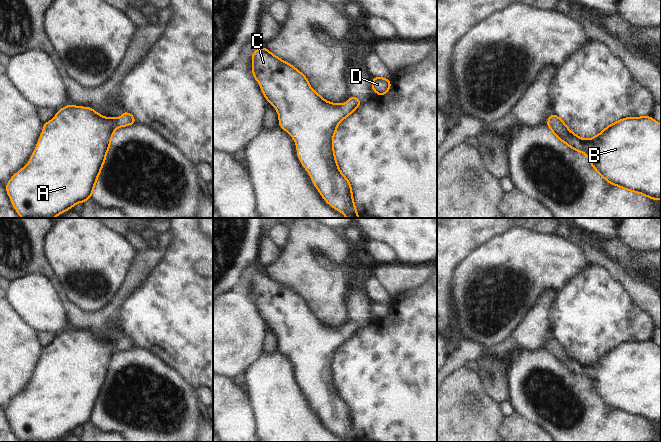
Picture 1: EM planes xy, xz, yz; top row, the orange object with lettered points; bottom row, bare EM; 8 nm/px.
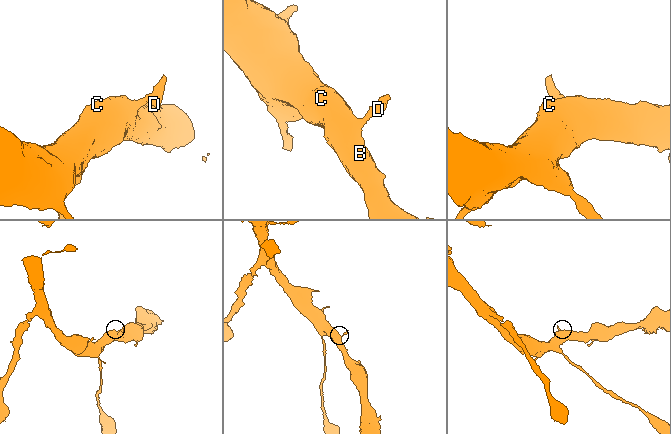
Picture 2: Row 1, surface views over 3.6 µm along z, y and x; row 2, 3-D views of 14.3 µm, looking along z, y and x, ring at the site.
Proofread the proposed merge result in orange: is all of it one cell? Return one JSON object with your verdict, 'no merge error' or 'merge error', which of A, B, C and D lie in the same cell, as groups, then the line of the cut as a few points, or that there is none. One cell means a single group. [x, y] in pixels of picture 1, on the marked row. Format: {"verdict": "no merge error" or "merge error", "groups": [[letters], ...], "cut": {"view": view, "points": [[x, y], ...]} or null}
{"verdict": "no merge error", "groups": [["A", "B", "C", "D"]], "cut": null}

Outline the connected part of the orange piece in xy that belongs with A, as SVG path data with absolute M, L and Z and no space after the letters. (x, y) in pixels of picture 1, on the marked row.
M67 105L64 108L58 110L57 114L51 121L49 121L48 123L44 122L43 131L40 135L37 146L33 152L33 155L30 158L29 163L15 175L13 175L10 181L5 185L10 200L17 213L22 218L54 218L55 216L62 214L68 209L72 208L76 203L84 203L87 199L89 199L93 194L93 189L97 182L97 177L101 173L101 168L105 163L105 157L109 150L114 131L119 126L126 127L128 125L136 123L134 116L126 111L122 112L122 117L122 120L120 120L119 117L106 118L98 114L90 107L77 107L75 105Z

